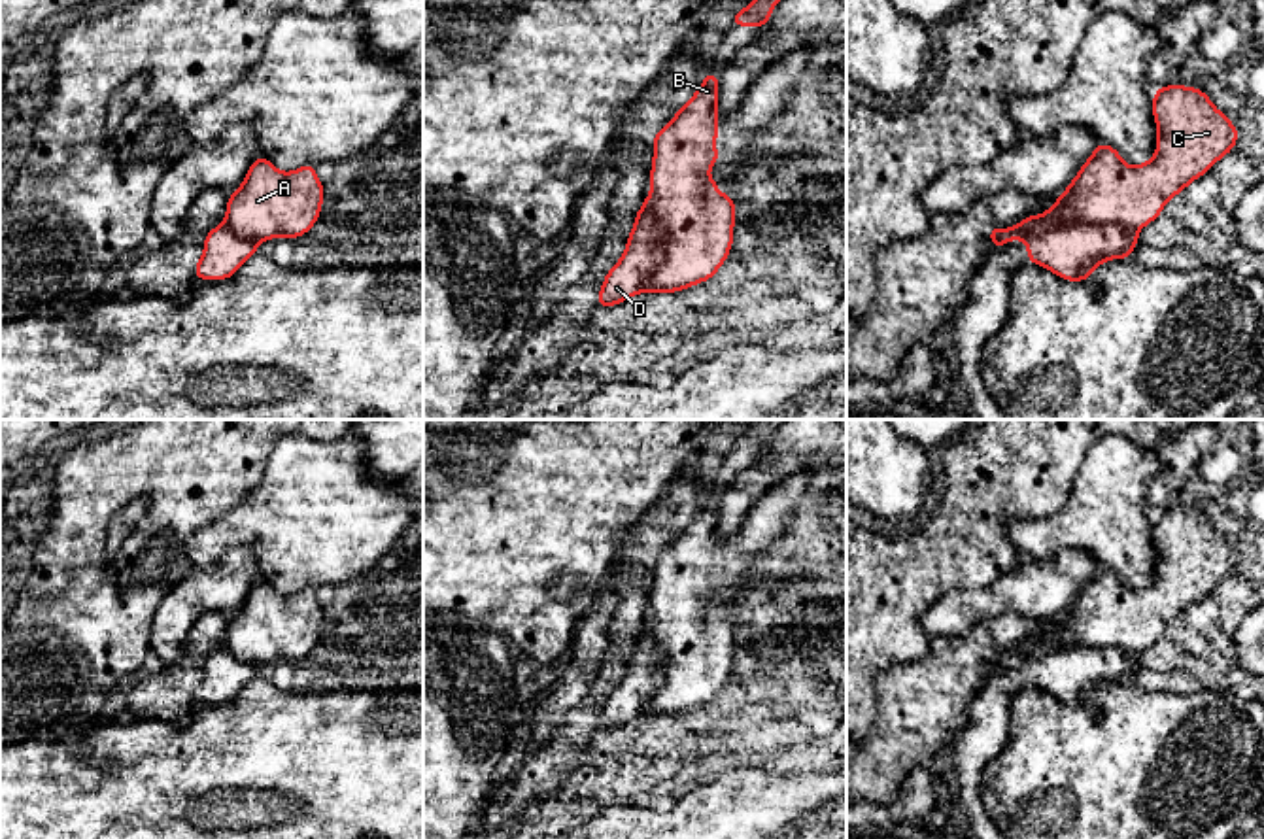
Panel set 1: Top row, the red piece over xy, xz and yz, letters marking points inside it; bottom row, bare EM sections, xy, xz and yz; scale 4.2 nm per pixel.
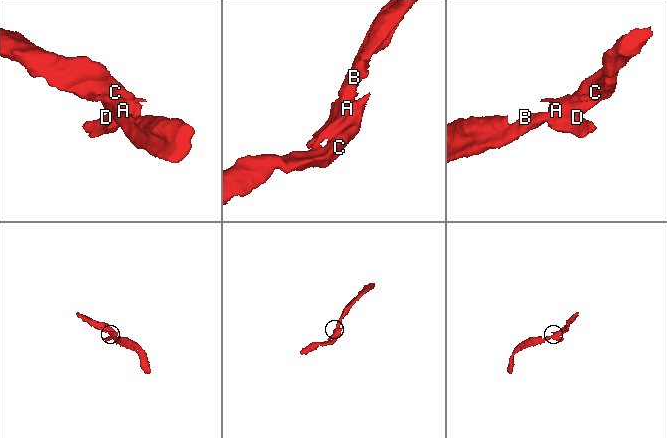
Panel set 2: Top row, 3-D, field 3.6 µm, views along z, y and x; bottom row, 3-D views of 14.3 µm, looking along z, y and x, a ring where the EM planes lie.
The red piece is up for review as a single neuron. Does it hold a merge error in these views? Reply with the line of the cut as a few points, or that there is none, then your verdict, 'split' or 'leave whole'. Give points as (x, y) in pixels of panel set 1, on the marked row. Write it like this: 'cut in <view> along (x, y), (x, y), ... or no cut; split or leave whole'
cut in yz along (1136, 233), (1128, 233), (1113, 223), (1066, 223), (1021, 239); split

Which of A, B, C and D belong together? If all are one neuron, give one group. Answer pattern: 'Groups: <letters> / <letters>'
Groups: A B C / D

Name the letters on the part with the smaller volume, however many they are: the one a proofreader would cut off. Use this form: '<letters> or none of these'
D

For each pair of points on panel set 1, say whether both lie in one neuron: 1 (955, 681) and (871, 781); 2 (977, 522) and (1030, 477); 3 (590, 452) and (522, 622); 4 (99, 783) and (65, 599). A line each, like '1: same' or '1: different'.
1: same
2: same
3: same
4: different

